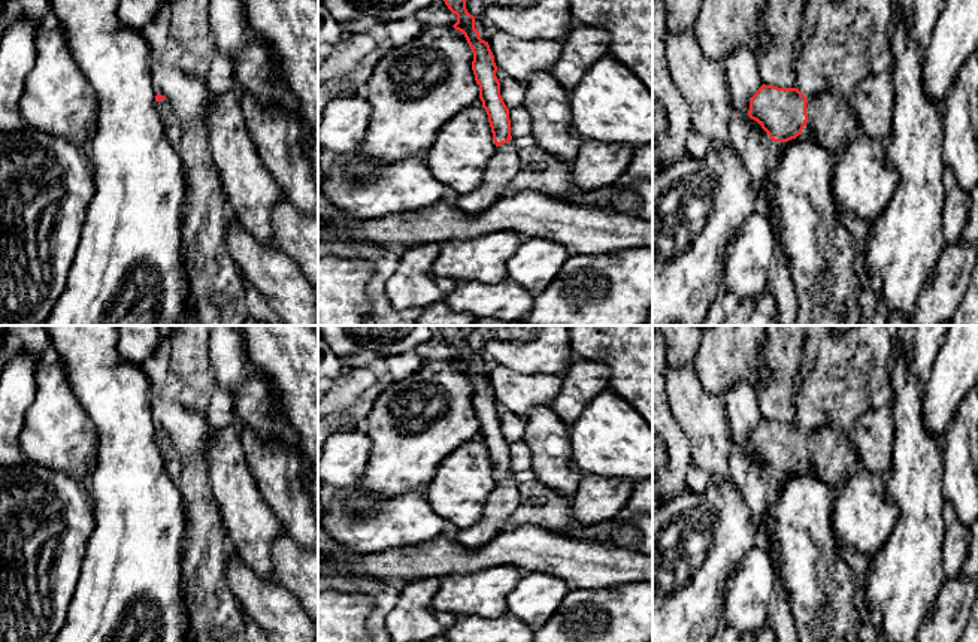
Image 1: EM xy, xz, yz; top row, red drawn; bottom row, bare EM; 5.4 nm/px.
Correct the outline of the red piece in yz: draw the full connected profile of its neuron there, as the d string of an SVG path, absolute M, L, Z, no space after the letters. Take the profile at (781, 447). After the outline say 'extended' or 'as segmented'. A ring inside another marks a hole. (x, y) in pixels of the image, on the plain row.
M763 418L750 434L748 451L757 455L773 476L788 476L803 467L811 476L821 479L835 491L839 491L850 475L862 466L848 434L829 424L808 434L797 423Z; extended

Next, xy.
M157 427L155 439L164 460L166 473L172 481L178 484L184 469L179 454L176 452L170 436L164 430Z; extended

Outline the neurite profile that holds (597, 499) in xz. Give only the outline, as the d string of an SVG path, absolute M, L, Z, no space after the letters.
M584 475L576 493L570 497L572 521L594 526L617 520L627 505L635 482L627 478L602 478Z

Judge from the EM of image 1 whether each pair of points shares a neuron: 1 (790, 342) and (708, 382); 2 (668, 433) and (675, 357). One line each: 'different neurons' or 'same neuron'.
1: different neurons
2: same neuron

